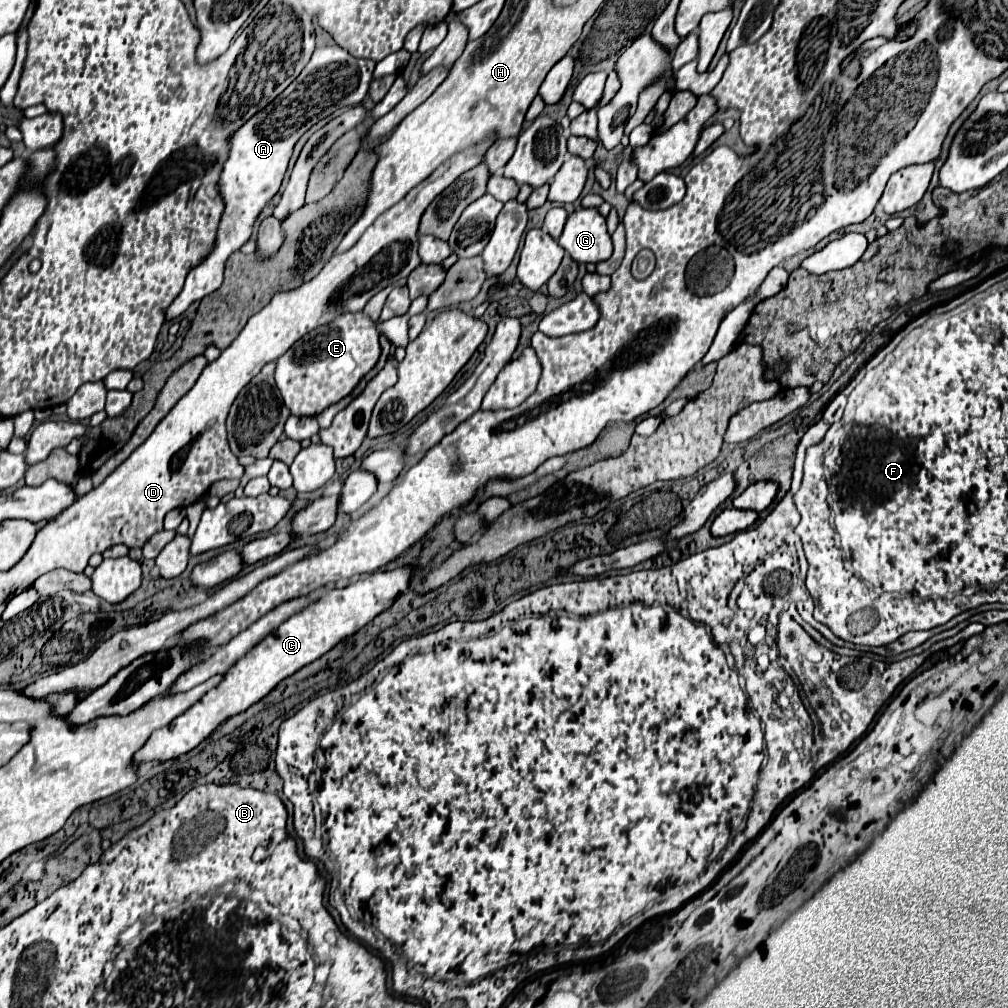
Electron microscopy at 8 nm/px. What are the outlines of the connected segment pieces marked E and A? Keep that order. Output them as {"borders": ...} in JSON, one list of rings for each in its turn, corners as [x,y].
{"borders":[[[[344,311],[342,317],[332,323],[306,333],[276,361],[276,385],[292,415],[316,417],[326,407],[350,395],[362,377],[376,365],[378,357],[380,343],[376,323],[364,315],[364,311]]],[[[338,45],[318,47],[310,63],[284,89],[284,93],[278,95],[266,109],[256,113],[250,121],[246,121],[246,125],[242,125],[232,135],[232,151],[220,175],[220,193],[224,197],[226,209],[218,227],[216,247],[210,253],[210,257],[206,257],[206,261],[202,261],[188,273],[184,289],[166,309],[166,321],[182,315],[194,301],[200,301],[202,297],[214,293],[222,285],[226,259],[230,257],[230,253],[238,251],[250,239],[258,215],[262,213],[266,203],[278,193],[296,141],[314,123],[332,115],[336,109],[360,105],[368,93],[372,71],[374,61],[370,59],[356,59]]]]}

